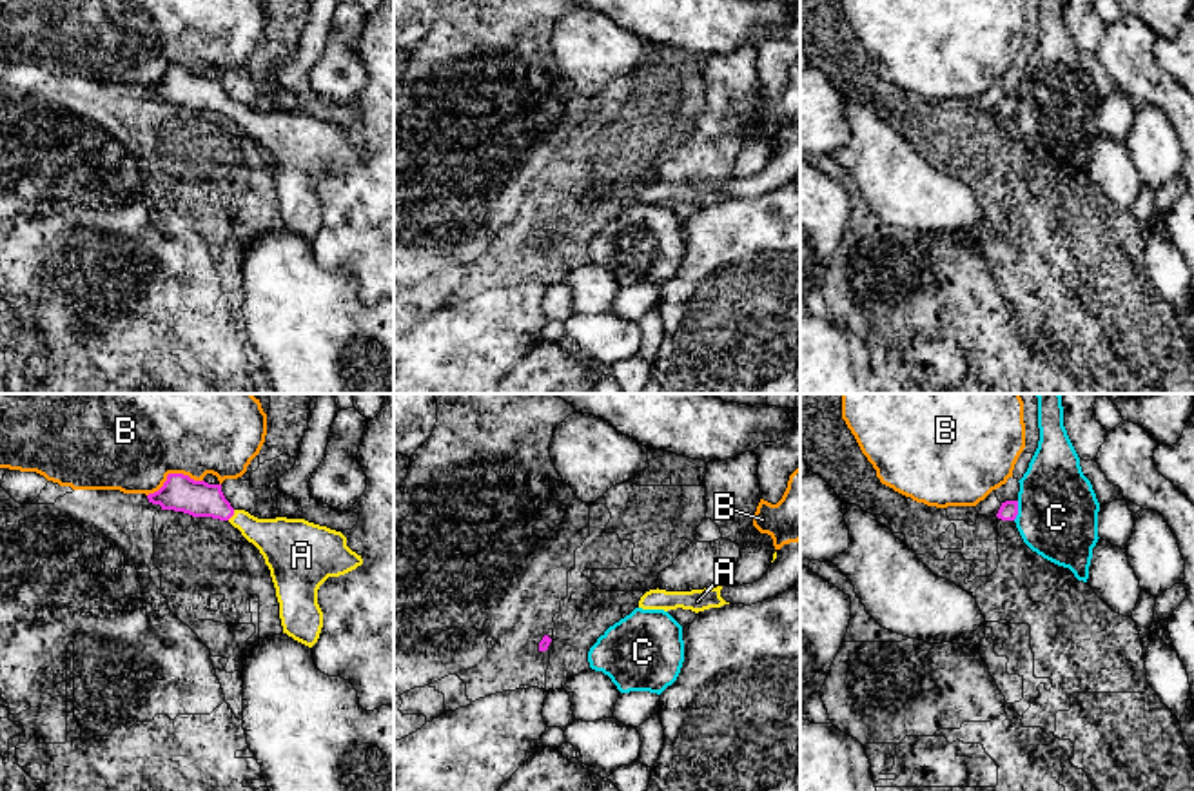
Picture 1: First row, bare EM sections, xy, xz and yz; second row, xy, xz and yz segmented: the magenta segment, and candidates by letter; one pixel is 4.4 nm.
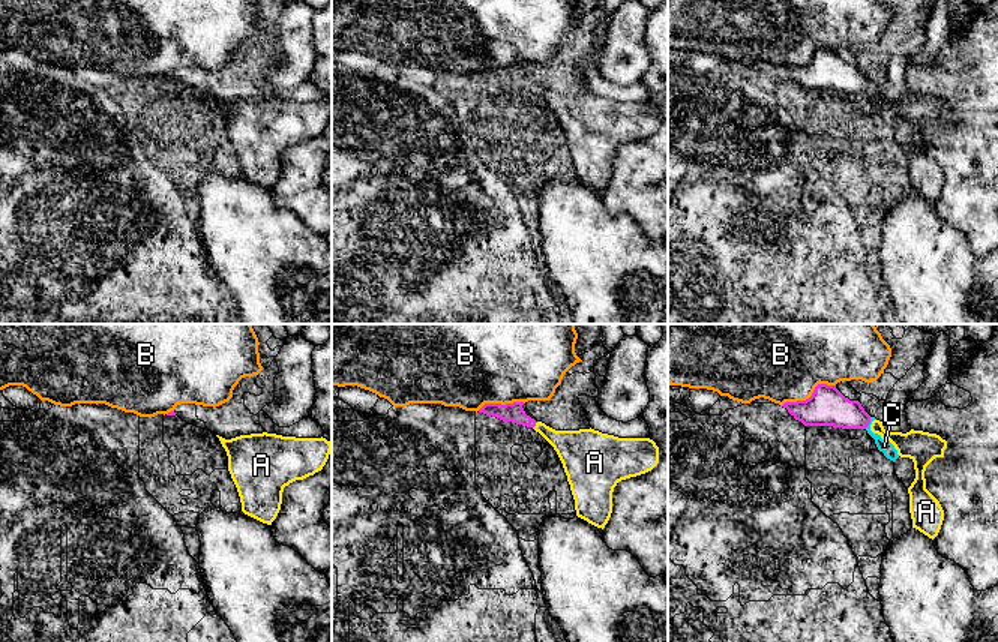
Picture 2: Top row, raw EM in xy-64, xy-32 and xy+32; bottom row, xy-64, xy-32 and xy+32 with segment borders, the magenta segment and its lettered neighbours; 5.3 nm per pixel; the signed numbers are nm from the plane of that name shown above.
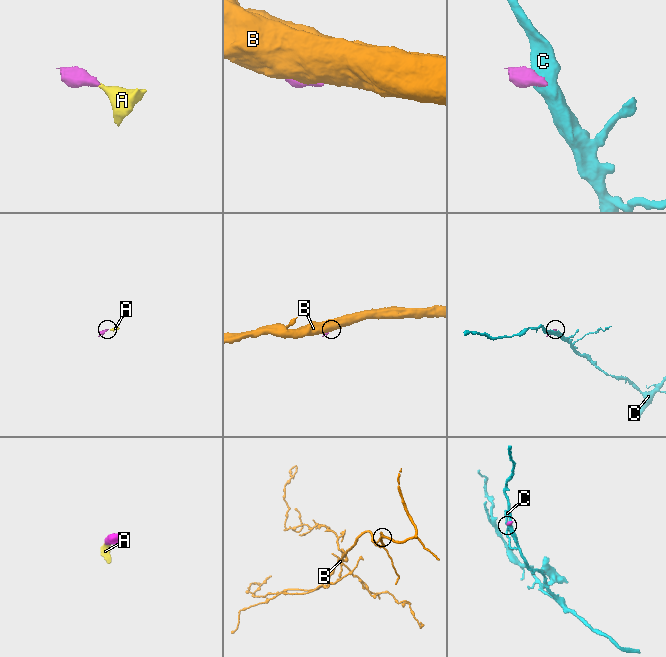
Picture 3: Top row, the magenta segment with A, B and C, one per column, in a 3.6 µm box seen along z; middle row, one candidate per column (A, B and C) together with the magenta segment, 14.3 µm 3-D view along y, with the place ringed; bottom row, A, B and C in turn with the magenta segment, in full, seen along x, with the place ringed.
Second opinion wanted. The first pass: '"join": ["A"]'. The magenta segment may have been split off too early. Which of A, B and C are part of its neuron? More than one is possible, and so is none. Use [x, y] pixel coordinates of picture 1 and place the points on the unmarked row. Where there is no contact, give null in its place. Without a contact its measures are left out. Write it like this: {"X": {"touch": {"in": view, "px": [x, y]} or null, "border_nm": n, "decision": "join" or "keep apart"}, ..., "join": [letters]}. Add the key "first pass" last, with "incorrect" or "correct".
{"A": {"touch": {"in": "xy", "px": [231, 109]}, "border_nm": 60, "decision": "join"}, "B": {"touch": {"in": "xy", "px": [173, 68]}, "border_nm": 260, "decision": "keep apart"}, "C": {"touch": {"in": "yz", "px": [1017, 104]}, "border_nm": 90, "decision": "keep apart"}, "join": ["A"], "first pass": "correct"}

